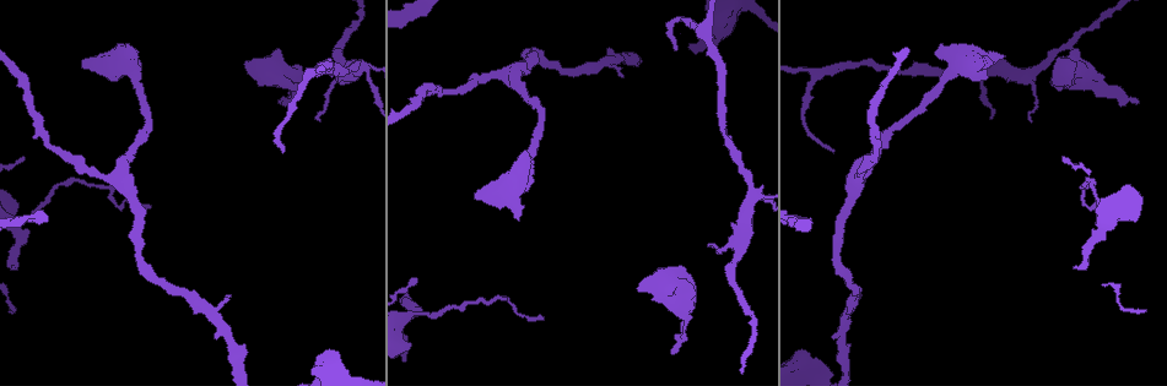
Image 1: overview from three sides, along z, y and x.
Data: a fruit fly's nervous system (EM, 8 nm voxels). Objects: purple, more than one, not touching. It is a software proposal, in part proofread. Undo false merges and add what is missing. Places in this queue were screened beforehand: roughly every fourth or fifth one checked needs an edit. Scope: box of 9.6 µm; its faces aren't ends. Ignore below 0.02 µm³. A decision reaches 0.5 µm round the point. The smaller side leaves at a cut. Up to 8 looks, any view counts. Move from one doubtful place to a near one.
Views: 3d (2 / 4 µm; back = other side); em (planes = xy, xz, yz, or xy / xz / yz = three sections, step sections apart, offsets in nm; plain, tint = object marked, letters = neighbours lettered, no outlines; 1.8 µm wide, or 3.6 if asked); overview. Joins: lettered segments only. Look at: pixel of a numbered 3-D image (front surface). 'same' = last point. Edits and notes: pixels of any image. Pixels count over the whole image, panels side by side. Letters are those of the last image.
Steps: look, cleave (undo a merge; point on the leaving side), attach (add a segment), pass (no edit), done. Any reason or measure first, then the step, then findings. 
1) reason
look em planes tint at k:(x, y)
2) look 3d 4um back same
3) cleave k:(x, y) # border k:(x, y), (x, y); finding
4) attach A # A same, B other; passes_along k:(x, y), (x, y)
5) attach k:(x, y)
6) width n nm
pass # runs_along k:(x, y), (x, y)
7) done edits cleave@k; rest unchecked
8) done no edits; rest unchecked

thick end
look 3d 4um back at 1:(289, 85)

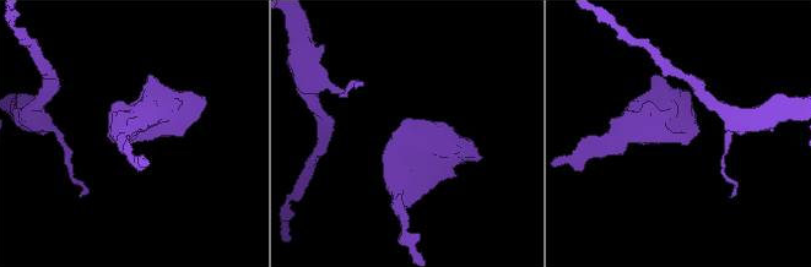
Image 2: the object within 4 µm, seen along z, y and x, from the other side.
look em yz step 16 letters at 2:(404, 122)

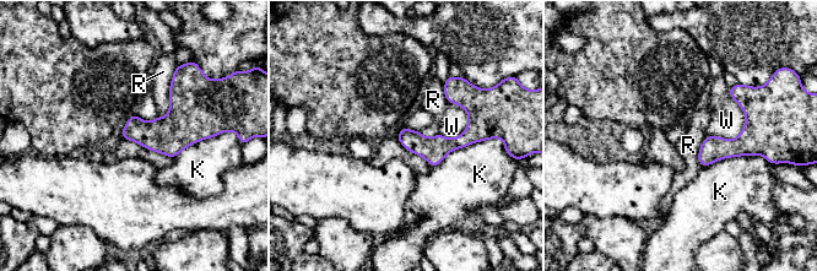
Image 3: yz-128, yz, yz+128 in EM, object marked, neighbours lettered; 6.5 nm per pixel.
look em planes letters same

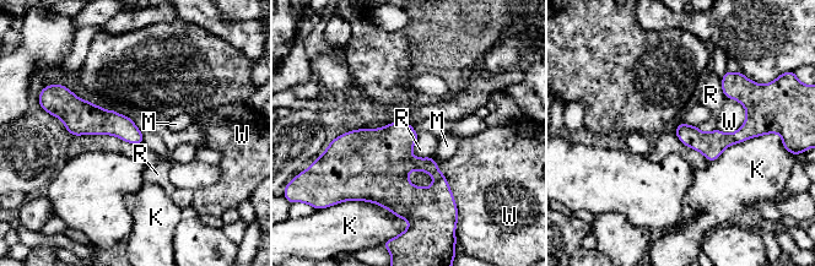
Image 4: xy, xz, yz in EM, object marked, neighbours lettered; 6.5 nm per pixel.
pass # K other, M other, R other, W other; border 4:(417, 134), (411, 153), (431, 157); no lettered segment goes on from it

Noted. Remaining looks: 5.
calibre changes
look 3d 4um at 1:(362, 65)

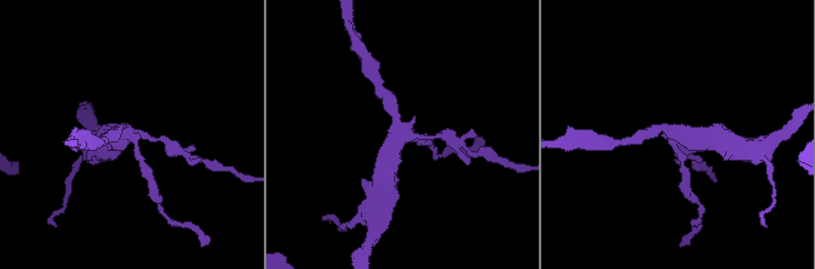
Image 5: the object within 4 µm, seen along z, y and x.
arms 4
look em xz step 8 tint at 5:(675, 130)

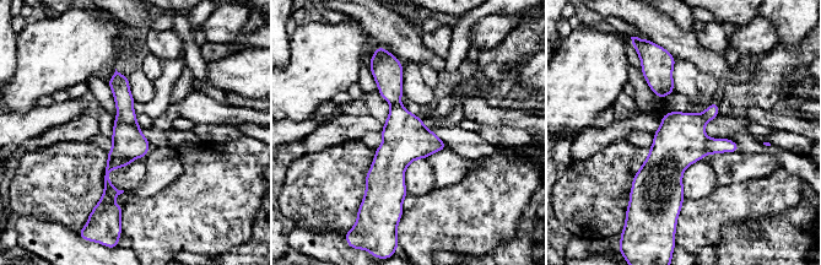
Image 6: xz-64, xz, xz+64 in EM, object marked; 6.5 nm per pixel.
look em planes letters same

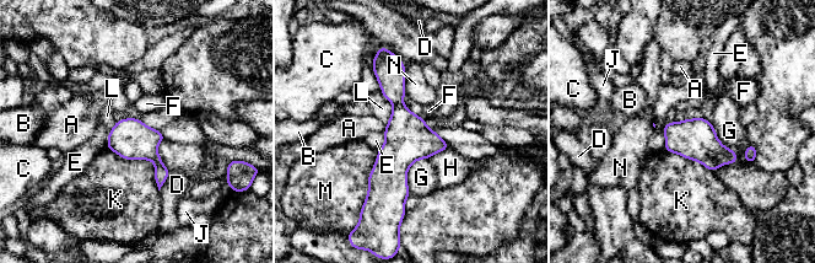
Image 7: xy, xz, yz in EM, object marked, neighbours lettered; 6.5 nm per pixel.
width 260 nm
pass # A other, B other, C other, D other, E other, F other, G other, H other, J other, K other, L other, M other, N other; runs_along 7:(393, 63), (398, 207); continuous, no second cell

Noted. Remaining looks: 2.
done no edits; rest unchecked

